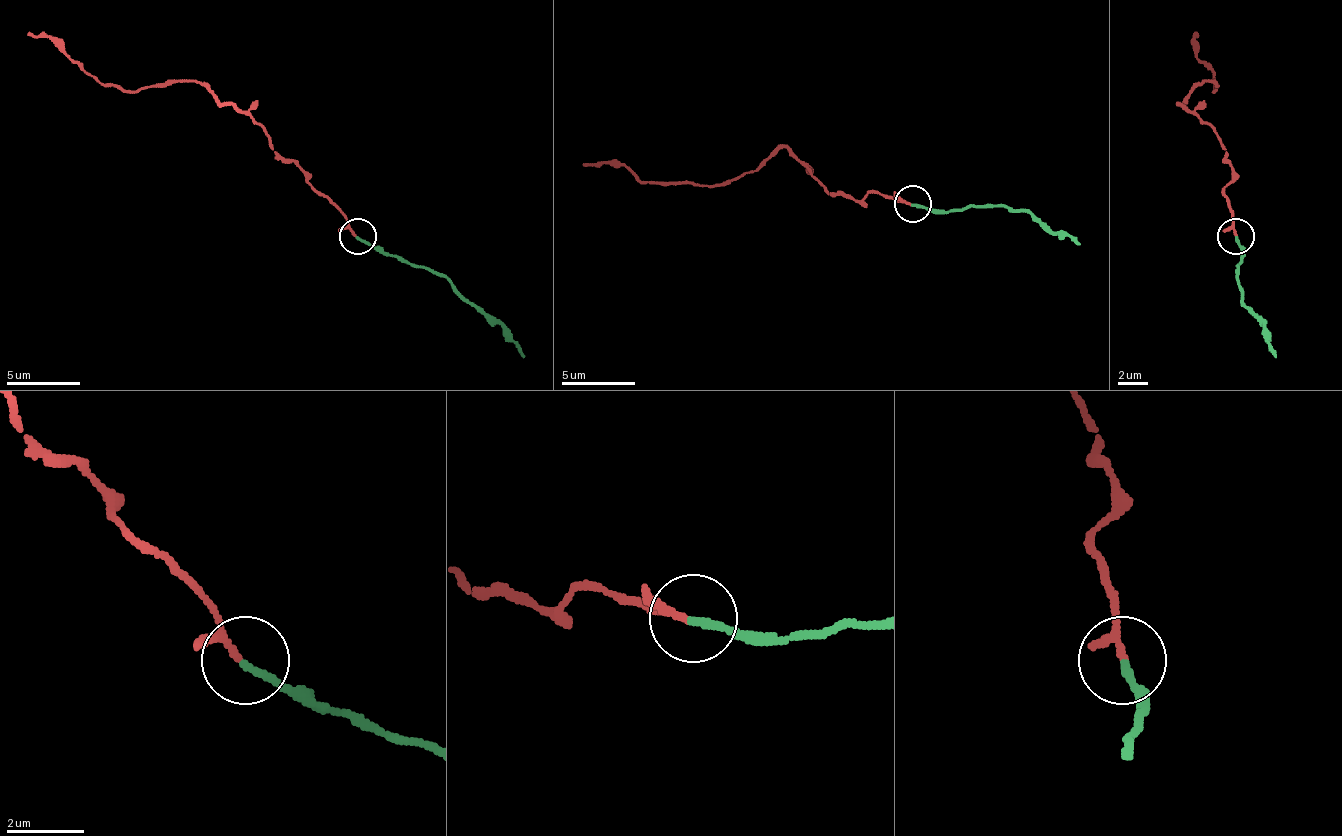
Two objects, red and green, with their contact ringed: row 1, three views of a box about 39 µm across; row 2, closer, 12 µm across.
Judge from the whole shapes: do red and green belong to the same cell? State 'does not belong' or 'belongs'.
does not belong

